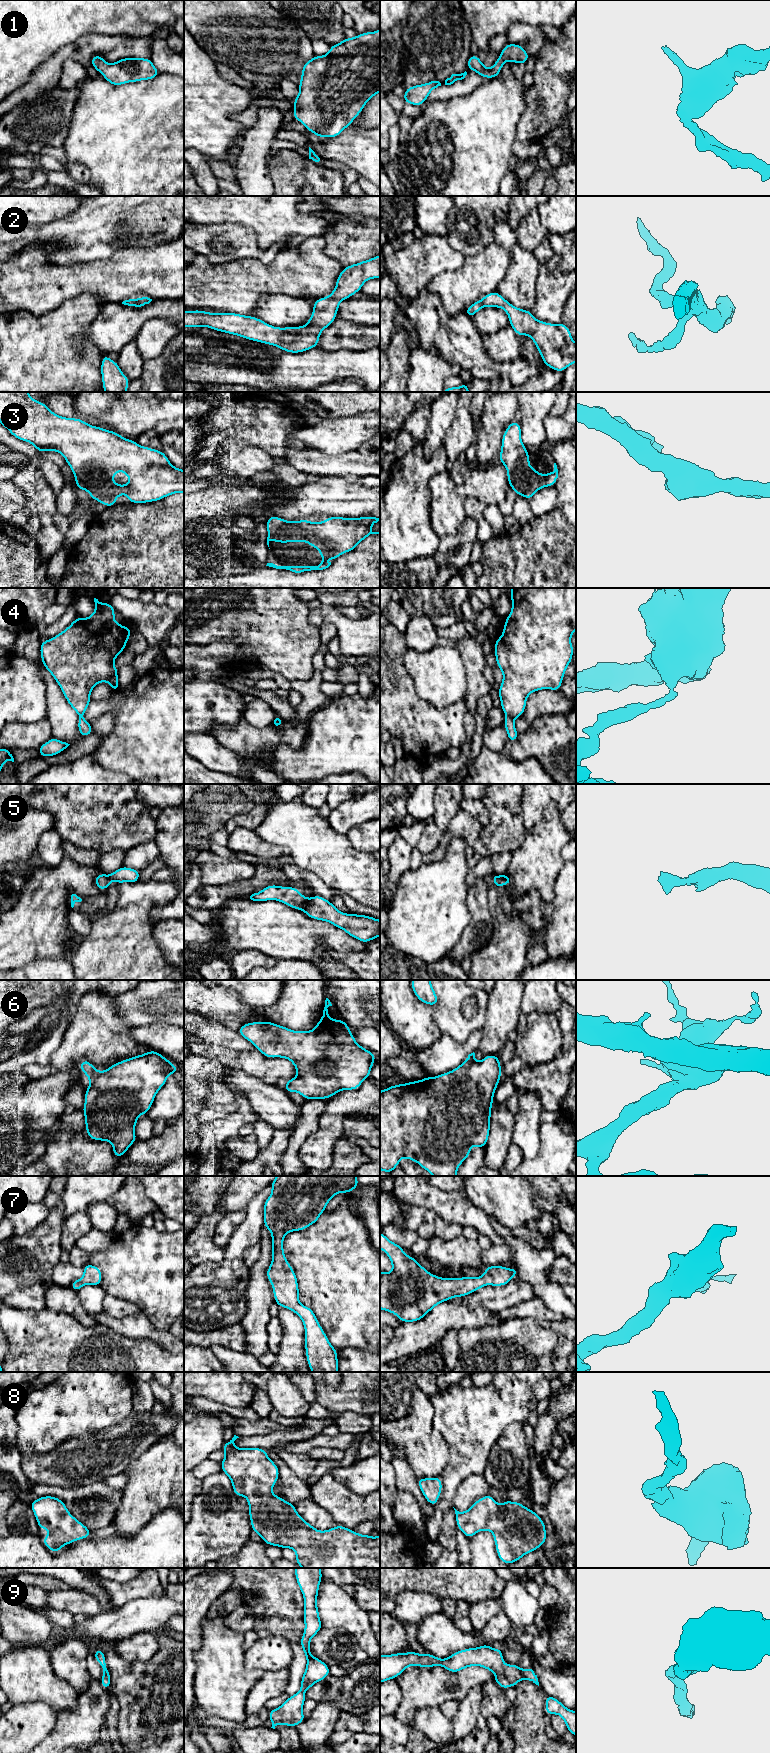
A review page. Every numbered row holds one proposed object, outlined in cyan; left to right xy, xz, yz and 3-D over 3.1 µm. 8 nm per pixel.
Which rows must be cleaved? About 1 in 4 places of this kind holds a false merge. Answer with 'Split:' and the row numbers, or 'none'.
Split: 4, 5

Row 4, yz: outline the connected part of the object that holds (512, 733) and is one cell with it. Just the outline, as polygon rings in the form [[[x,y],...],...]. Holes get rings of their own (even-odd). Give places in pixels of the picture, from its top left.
[[[506,717],[503,724],[508,735],[508,740],[510,740],[512,743],[515,742],[519,734],[515,728],[514,719],[511,717]]]

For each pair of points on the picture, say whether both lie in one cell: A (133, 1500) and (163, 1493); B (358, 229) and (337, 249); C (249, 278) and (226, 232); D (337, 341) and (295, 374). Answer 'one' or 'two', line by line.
A: one
B: one
C: two
D: two

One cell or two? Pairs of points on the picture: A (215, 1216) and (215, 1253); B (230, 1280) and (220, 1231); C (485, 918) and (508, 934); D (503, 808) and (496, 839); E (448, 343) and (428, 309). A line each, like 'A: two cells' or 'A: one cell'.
A: one cell
B: two cells
C: two cells
D: one cell
E: one cell

